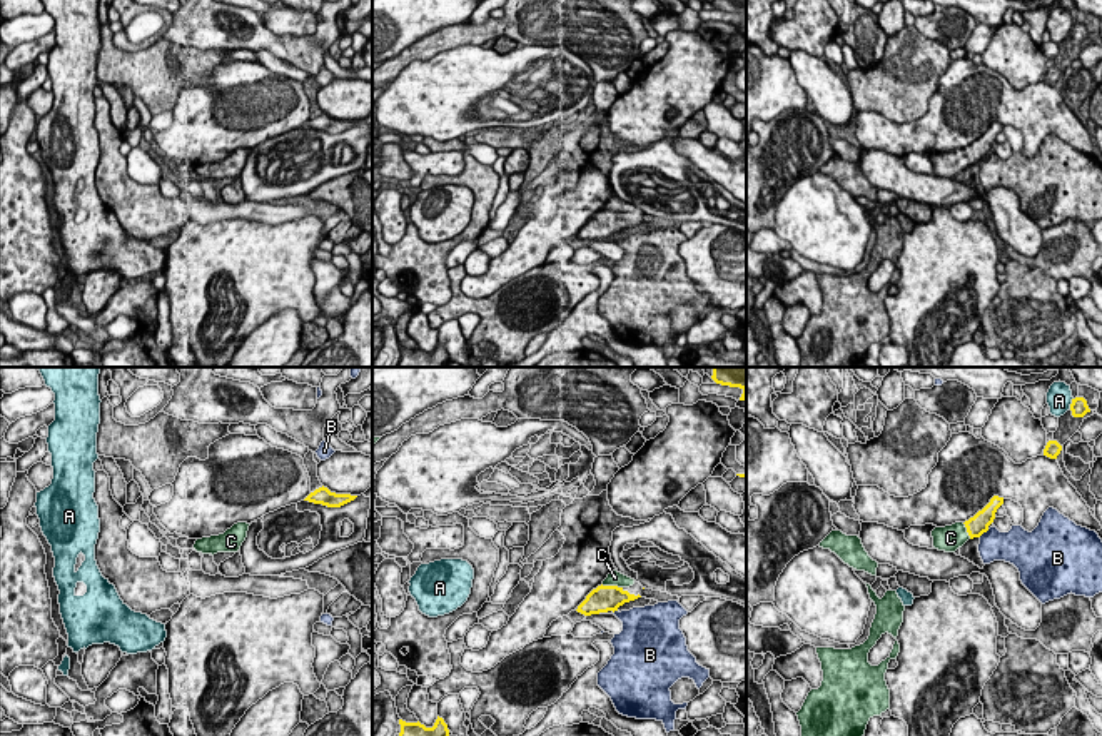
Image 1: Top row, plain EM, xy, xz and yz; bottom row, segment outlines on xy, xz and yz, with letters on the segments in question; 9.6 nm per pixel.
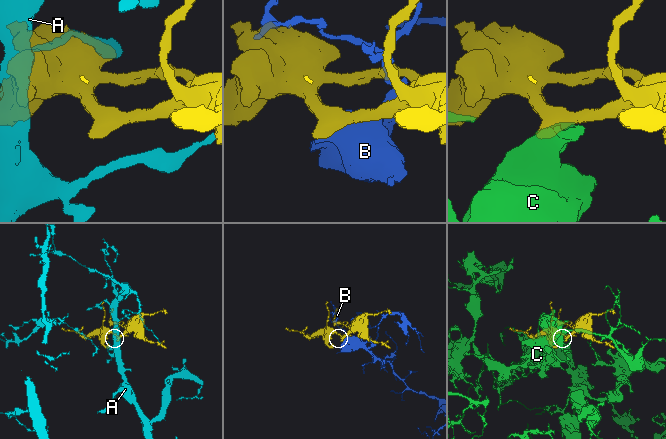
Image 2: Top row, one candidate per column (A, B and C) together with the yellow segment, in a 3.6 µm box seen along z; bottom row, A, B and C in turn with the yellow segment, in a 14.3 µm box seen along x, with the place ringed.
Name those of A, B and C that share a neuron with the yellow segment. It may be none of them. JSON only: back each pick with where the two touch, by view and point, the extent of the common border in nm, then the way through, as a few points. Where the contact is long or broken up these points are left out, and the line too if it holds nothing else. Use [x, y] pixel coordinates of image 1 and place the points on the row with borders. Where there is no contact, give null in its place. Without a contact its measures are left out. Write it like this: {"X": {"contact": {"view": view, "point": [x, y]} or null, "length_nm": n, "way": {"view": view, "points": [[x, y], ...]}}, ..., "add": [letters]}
{"C": {"contact": {"view": "xz", "point": [611, 586]}, "length_nm": 220}, "add": ["C"]}

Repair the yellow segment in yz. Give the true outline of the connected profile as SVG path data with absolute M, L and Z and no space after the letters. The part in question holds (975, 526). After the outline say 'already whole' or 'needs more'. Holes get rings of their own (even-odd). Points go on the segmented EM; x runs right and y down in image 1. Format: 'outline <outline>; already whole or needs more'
outline M993 496L990 502L965 522L955 522L932 531L933 547L945 552L955 552L968 539L980 537L988 531L995 519L997 509L1003 504L1003 497Z; needs more

